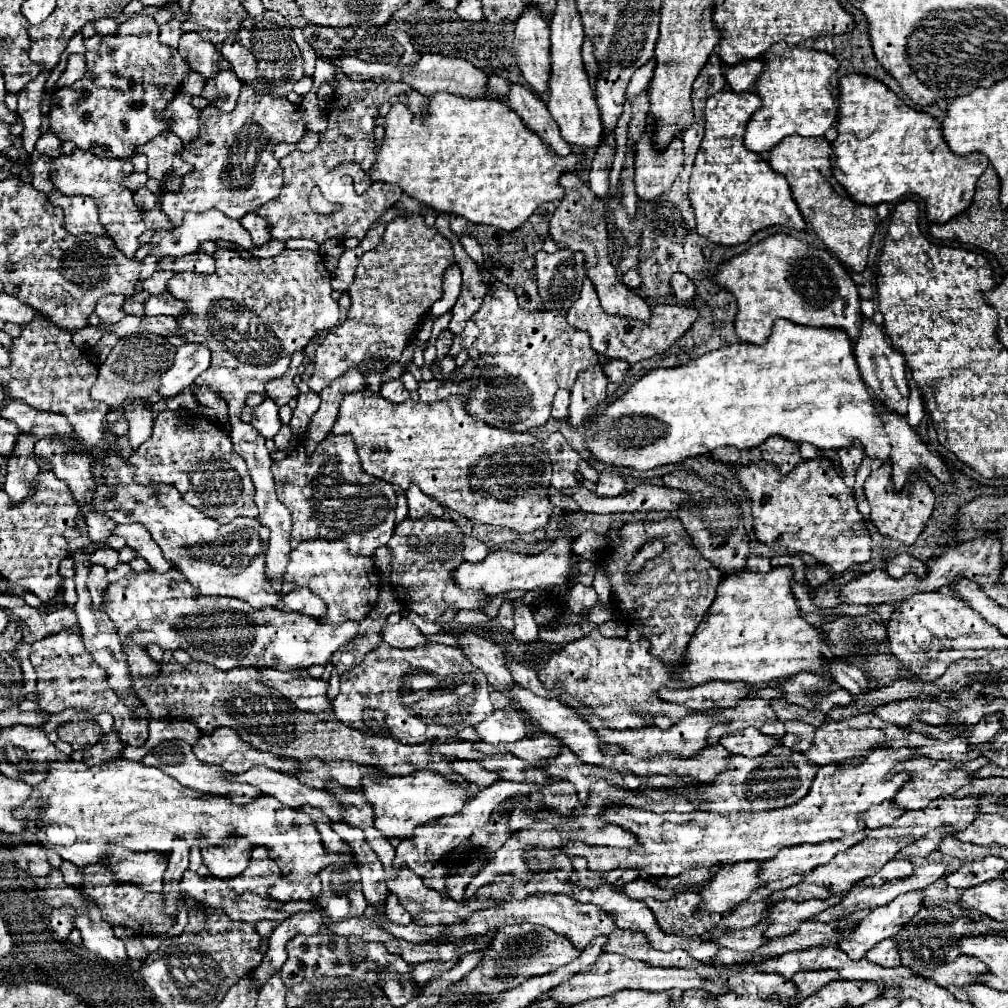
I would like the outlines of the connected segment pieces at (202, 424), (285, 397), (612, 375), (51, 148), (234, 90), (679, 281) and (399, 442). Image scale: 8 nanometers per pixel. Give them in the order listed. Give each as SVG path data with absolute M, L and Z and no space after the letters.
M161 411L153 423L153 435L131 453L129 463L135 467L133 481L141 485L171 483L187 503L219 523L231 523L235 517L257 517L247 463L233 451L229 433L207 417Z
M291 367L283 377L271 379L271 381L267 383L265 393L267 393L267 397L273 399L277 405L287 405L293 397L299 395L297 385L293 383L293 377L295 377L293 371L295 371L295 369L297 369L297 367Z
M613 359L613 361L609 361L609 365L605 365L605 367L603 367L605 377L607 377L609 381L617 383L617 385L621 385L621 383L625 381L627 369L629 369L629 365L627 365L625 361L619 361L619 359Z
M49 131L49 133L43 133L35 145L35 149L43 155L49 155L49 157L57 157L61 155L61 141Z
M219 71L213 79L205 83L203 97L209 99L213 105L217 105L221 111L233 111L237 97L241 91L241 81L233 71Z
M673 273L671 289L673 289L673 295L683 303L693 301L693 297L695 297L695 283L683 273Z
M361 391L357 393L349 393L345 395L345 399L341 401L341 409L339 409L339 417L333 425L333 431L331 433L351 433L353 439L355 439L355 445L357 445L357 453L359 453L359 459L361 459L361 465L363 465L363 471L377 477L377 479L385 479L397 487L401 487L403 491L415 483L419 485L419 489L427 495L431 495L433 499L437 499L443 507L449 507L461 515L465 515L469 521L477 523L477 525L495 525L495 527L507 527L507 529L513 529L517 533L533 533L535 529L543 529L551 515L555 513L555 507L549 503L549 489L543 487L543 479L539 481L539 477L543 477L543 471L551 471L551 459L549 459L549 453L545 451L543 447L543 441L533 435L533 433L511 433L511 431L505 431L505 429L499 429L499 427L491 427L487 423L481 423L477 419L473 419L467 411L467 399L463 395L451 395L443 401L435 401L435 403L423 403L423 401L413 401L413 399L407 399L405 403L391 403L379 395L363 395Z

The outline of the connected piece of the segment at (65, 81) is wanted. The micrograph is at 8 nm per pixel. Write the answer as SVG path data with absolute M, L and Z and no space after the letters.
M72 53L68 58L65 71L57 81L58 86L64 87L81 79L86 71L86 59L84 54Z

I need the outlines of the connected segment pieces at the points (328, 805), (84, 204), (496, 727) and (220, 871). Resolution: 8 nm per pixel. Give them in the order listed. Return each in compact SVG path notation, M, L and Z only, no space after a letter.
M253 767L239 775L227 773L225 777L229 781L255 785L255 787L259 787L261 793L279 799L285 807L301 809L303 805L311 805L311 807L317 807L323 815L327 815L331 821L343 821L345 807L341 807L341 803L337 803L337 799L333 799L333 795L329 795L329 791L313 789L313 787L301 783L293 775L273 771L267 767Z
M57 187L47 193L47 199L49 199L49 203L63 209L65 229L69 233L73 233L73 235L79 235L83 231L95 233L95 235L105 235L107 233L103 229L103 225L99 223L97 207L95 207L93 199L83 197L83 195L81 197L67 197Z
M505 707L505 709L493 711L481 723L473 725L473 729L479 733L481 741L495 745L495 747L521 741L527 735L527 729L525 729L523 717L521 717L521 709L515 709L515 707Z
M225 839L223 845L205 847L201 855L213 877L235 877L245 871L251 851L247 839Z

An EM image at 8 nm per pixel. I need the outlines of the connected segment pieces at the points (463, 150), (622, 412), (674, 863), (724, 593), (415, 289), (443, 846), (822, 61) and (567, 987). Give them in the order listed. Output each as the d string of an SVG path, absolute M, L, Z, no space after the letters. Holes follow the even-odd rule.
M435 93L427 115L415 119L403 105L395 103L385 115L385 139L379 147L369 179L381 183L395 183L401 189L425 205L441 213L455 213L473 223L493 225L505 231L517 229L527 217L545 201L561 201L563 187L559 179L567 171L577 171L585 161L583 153L571 153L567 157L549 149L537 133L533 133L521 117L499 99L461 99L451 93Z
M777 319L769 339L761 345L737 343L671 369L653 369L633 383L621 399L611 403L607 409L599 409L597 415L585 423L583 435L585 445L595 459L607 465L633 467L637 471L677 463L693 455L705 455L705 451L725 445L737 449L759 447L773 435L795 443L811 443L819 449L841 449L859 443L863 445L865 455L881 465L889 461L891 453L885 425L879 423L879 411L883 409L883 403L871 395L869 385L861 379L853 355L853 343L845 331L805 327L787 319ZM653 433L665 435L653 441Z
M873 747L867 751L867 755L861 759L859 765L851 765L849 761L841 763L829 763L819 767L813 787L809 789L809 795L805 799L799 799L793 807L781 807L777 811L737 811L729 815L711 813L711 811L691 811L691 813L653 813L645 811L641 807L617 807L609 809L605 813L605 819L611 823L619 823L623 829L633 831L641 843L639 851L631 849L612 848L607 846L593 846L585 843L575 843L569 849L565 849L567 855L581 855L587 861L591 861L593 871L613 871L613 869L639 869L645 875L679 875L687 867L711 867L715 863L737 863L737 861L765 861L777 855L779 849L803 845L803 843L823 843L827 839L841 839L853 833L859 833L865 829L865 821L859 819L859 814L868 810L873 805L879 805L883 801L891 801L897 791L911 779L909 771L895 773L895 765L909 761L915 757L917 749L911 747Z
M773 567L769 573L751 573L743 571L737 575L727 575L717 587L717 597L709 609L709 617L705 623L697 627L693 639L689 641L689 649L681 665L685 667L679 677L685 685L701 685L705 681L745 681L751 685L767 685L771 681L787 679L797 675L799 671L821 673L827 667L825 649L829 645L823 629L807 623L801 617L797 607L797 599L791 591L793 567Z
M397 217L387 223L379 245L361 257L355 281L349 287L351 305L357 305L357 309L351 309L347 319L317 345L315 373L307 381L311 391L319 393L347 369L365 367L369 359L377 357L381 361L367 375L367 387L377 393L381 389L381 371L399 361L421 315L441 297L441 275L453 263L449 241L435 227L425 227L421 217Z
M497 781L489 787L485 787L483 791L477 793L477 797L473 797L457 815L449 815L449 817L439 817L433 819L421 827L417 827L413 831L413 835L409 839L401 839L397 845L397 867L407 865L409 869L413 869L417 875L423 873L423 869L429 869L431 865L435 865L447 851L451 851L453 847L457 847L463 839L473 835L475 825L485 825L493 813L495 807L499 807L505 799L517 799L517 801L525 801L529 795L529 787L525 783L511 783L511 781Z
M783 41L771 45L765 53L765 71L757 81L757 95L763 99L763 105L747 123L745 147L755 153L765 153L793 133L823 137L837 121L837 103L829 91L829 81L837 67L839 61L825 51L789 47Z
M603 953L597 963L593 963L593 967L577 973L573 979L561 983L559 987L551 989L549 993L541 995L541 997L553 997L555 1001L563 1003L563 1005L577 1005L583 1003L587 999L595 999L595 997L605 997L611 995L615 991L621 989L643 989L643 991L669 991L669 989L705 989L709 993L723 993L725 987L723 985L715 985L711 981L699 979L699 975L693 969L663 969L663 967L651 967L649 963L643 961L635 961L635 959L621 959L621 955L615 953Z

